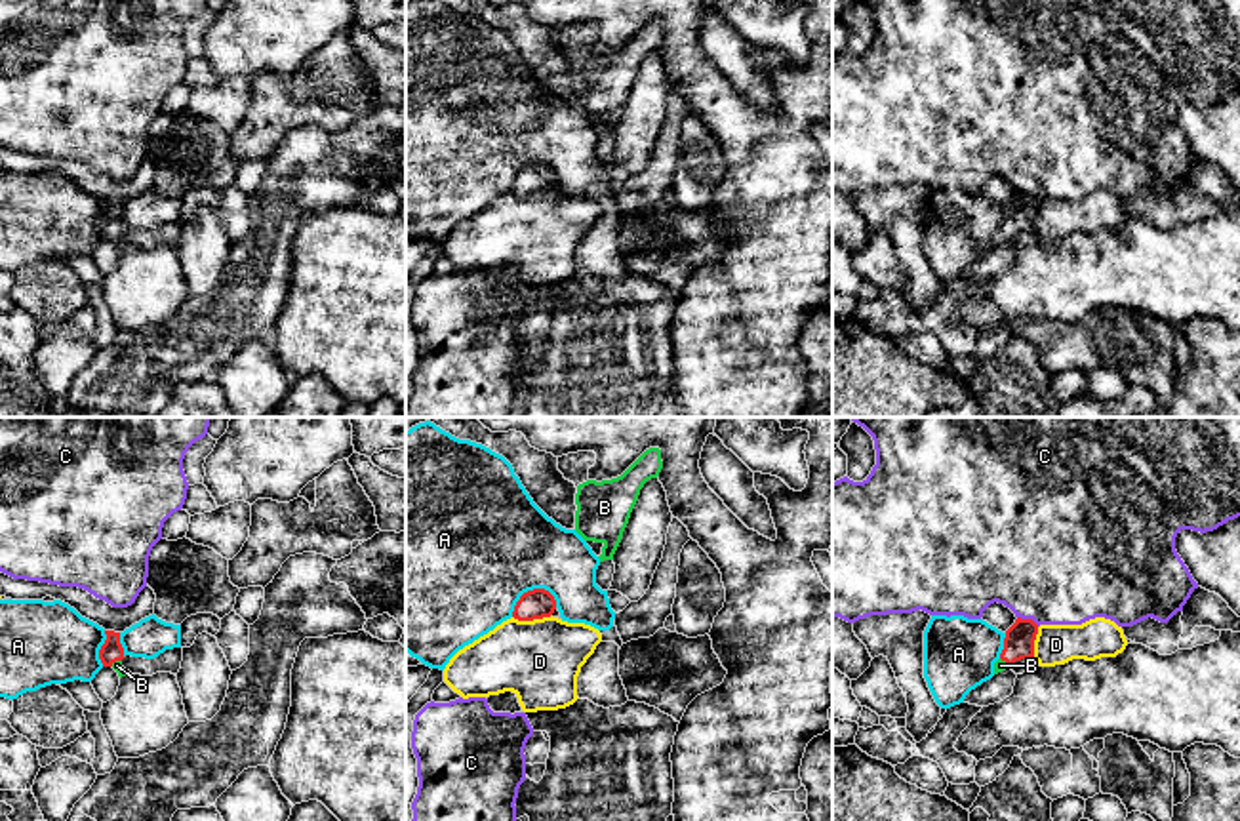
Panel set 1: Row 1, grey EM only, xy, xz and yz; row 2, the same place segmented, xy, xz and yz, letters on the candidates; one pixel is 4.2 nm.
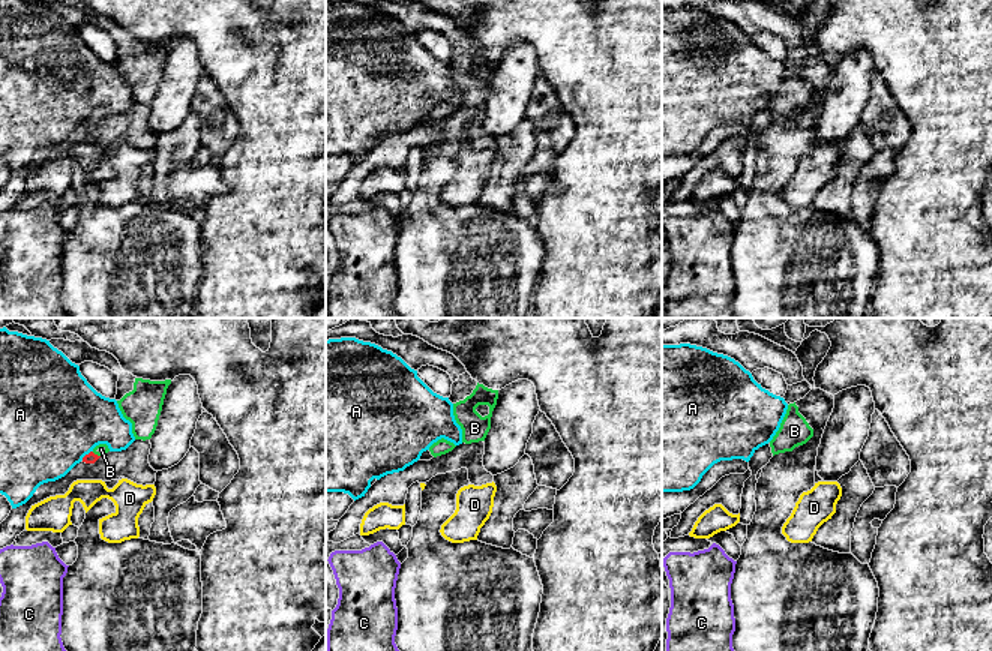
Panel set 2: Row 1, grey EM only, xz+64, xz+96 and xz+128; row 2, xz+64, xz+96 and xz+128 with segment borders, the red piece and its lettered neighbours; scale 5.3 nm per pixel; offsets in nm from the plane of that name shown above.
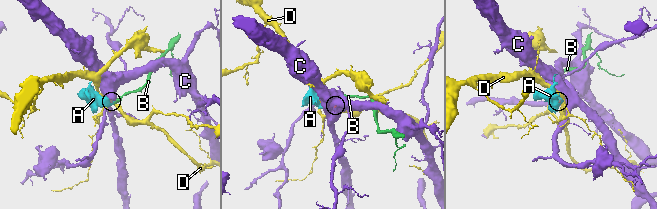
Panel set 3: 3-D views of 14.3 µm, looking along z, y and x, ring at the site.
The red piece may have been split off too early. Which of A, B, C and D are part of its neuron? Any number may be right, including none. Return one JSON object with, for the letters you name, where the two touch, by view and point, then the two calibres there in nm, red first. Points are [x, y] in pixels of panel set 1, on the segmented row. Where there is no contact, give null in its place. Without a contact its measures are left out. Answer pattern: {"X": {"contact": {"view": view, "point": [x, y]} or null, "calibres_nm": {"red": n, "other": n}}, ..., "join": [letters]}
{"B": {"contact": {"view": "xy", "point": [115, 661]}, "calibres_nm": {"red": 90, "other": 40}}, "join": ["B"]}

